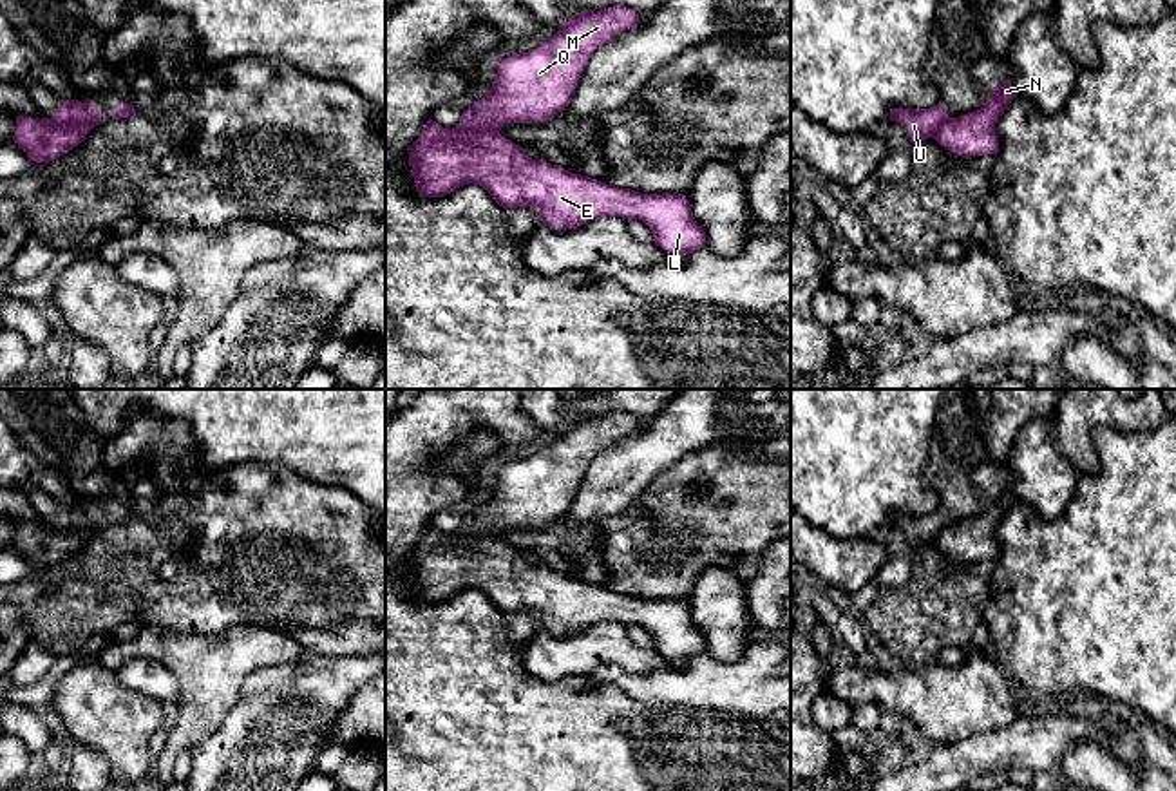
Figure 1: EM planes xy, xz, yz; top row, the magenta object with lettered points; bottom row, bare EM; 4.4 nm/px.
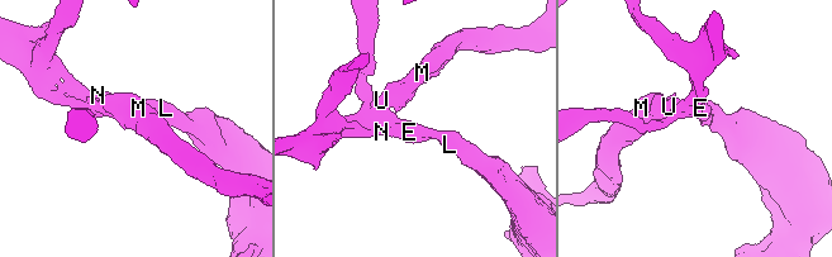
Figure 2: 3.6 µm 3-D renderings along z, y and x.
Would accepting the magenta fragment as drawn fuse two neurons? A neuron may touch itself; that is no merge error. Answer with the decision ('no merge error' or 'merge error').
merge error

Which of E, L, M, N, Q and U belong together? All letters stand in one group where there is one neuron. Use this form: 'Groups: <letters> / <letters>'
Groups: E L N / M Q U

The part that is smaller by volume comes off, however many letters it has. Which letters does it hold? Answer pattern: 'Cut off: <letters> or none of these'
Cut off: M, Q, U

